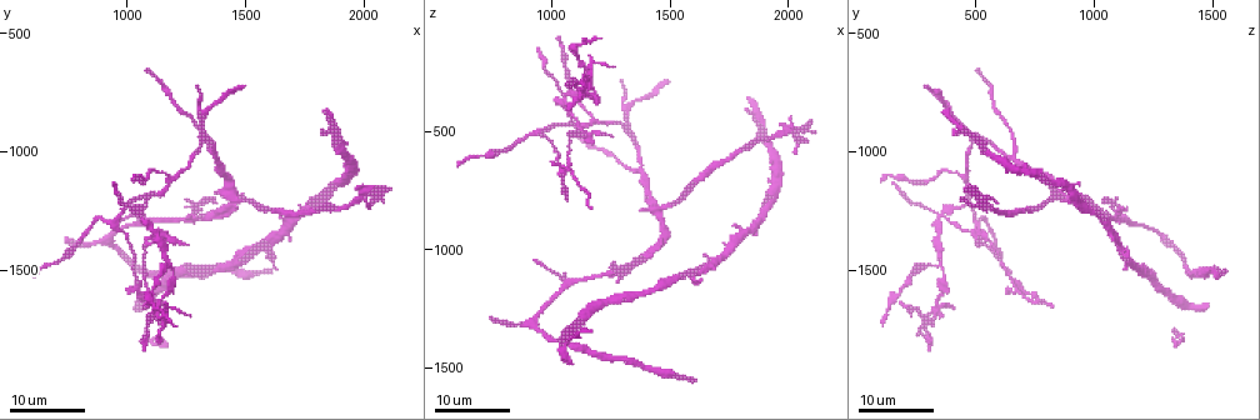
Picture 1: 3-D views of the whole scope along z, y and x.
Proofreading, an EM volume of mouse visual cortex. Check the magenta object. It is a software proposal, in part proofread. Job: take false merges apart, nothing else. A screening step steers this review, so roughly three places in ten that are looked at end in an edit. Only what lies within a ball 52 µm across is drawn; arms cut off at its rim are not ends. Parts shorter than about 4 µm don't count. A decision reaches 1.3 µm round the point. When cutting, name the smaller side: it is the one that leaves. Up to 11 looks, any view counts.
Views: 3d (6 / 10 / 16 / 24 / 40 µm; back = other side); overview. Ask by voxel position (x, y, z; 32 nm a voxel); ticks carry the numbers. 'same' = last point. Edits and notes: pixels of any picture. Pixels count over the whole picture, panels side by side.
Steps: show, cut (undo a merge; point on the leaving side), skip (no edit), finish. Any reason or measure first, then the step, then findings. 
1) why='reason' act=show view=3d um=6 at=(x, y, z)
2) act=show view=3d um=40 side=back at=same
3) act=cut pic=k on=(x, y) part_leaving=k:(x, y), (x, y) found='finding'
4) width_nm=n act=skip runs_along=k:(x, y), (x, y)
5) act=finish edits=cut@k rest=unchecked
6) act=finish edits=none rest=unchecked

act=show view=3d um=24 at=(1320, 960, 490)

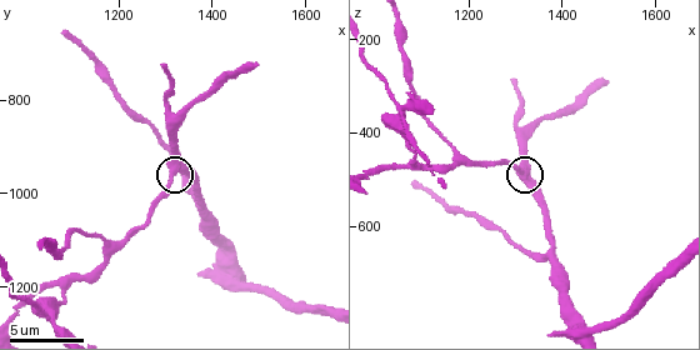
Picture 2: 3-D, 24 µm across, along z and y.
why='closer look' act=show view=3d um=6 at=(1315, 955, 490)

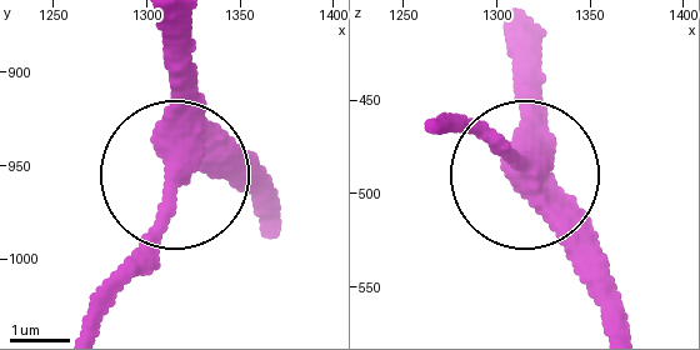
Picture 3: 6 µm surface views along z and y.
act=skip found='continuous, no second neuron'

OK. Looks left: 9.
why='arms part here' act=show view=3d um=10 at=(1170, 1110, 445)

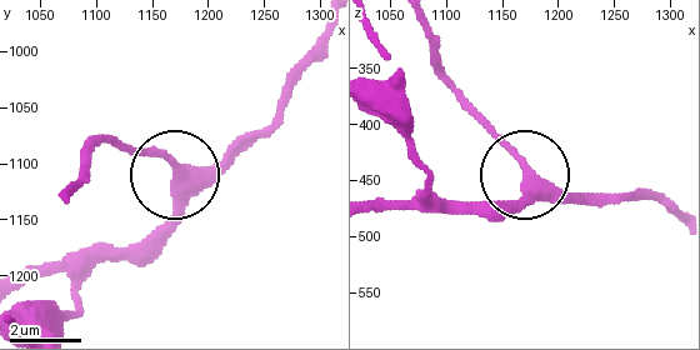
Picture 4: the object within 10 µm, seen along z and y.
side_arm_um=14 act=skip runs_along=4:(329, 26), (284, 108), (204, 168), (185, 170), (108, 138) found='continuous, no second neuron'

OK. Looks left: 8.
why='four arms meet' act=show view=3d um=24 at=(1070, 1270, 370)

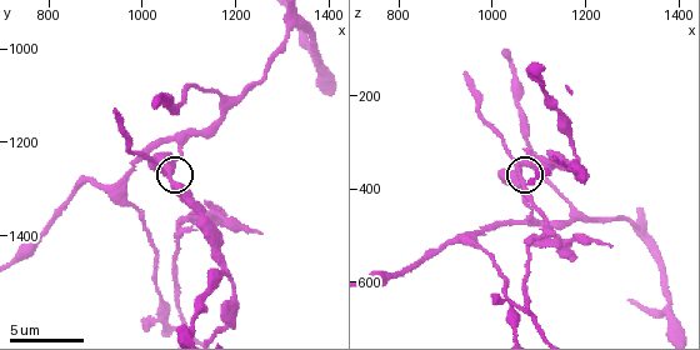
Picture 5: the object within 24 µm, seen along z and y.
why='closer look' act=show view=3d um=6 at=same

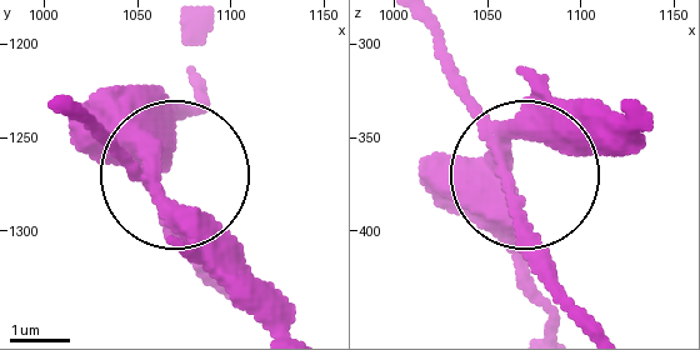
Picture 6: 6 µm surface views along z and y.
act=cut pic=6 on=(518, 219) part_leaving=6:(491, 154), (526, 253), (585, 328) found='a second neuron is stuck on'

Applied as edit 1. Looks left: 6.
act=show view=3d um=24 at=(1460, 1200, 810)

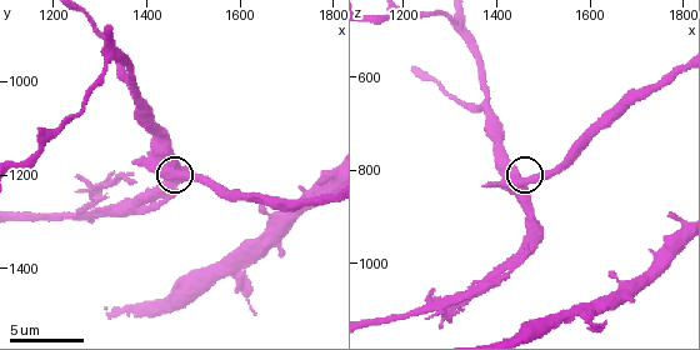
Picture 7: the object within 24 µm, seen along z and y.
act=show view=3d um=6 at=same

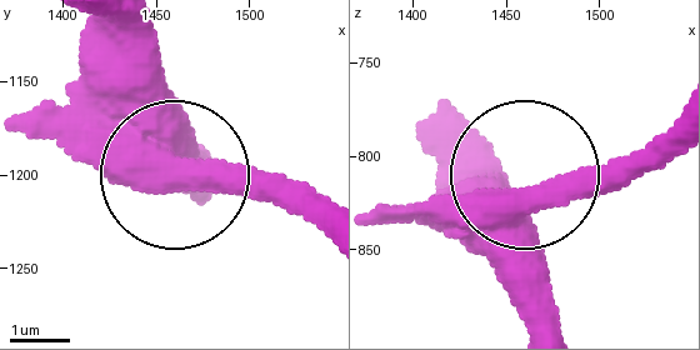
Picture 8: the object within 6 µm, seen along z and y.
act=show view=3d um=6 side=back at=same

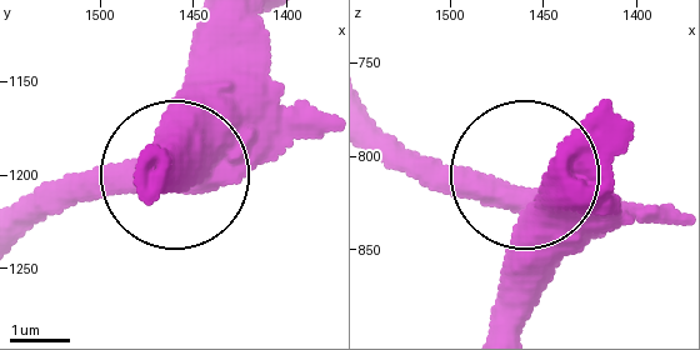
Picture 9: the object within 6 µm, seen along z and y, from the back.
width_nm=490 act=cut pic=9 on=(313, 130) part_leaving=9:(214, 149), (25, 193) found='two neurons meet here'

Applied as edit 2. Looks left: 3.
act=show view=overview

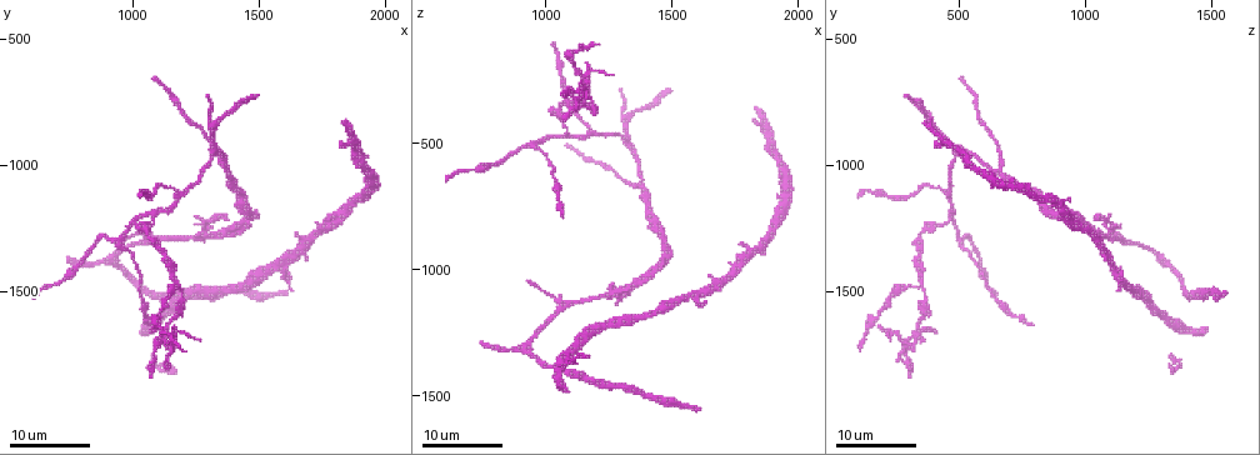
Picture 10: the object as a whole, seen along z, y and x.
why='branch point' act=show view=3d um=24 at=(1320, 840, 400)

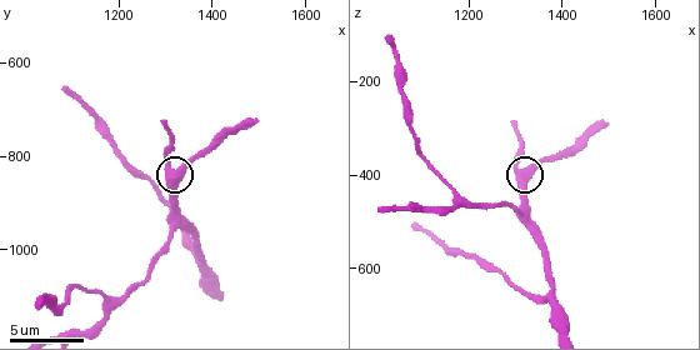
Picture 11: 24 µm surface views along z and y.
act=show view=3d um=6 at=(1320, 840, 390)

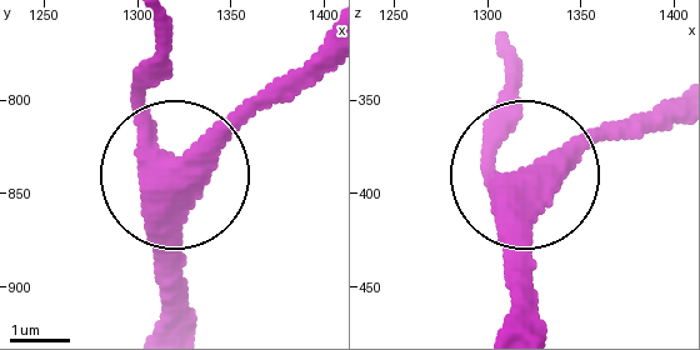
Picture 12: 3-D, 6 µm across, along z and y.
side_arm_um=6 act=skip runs_along=12:(191, 328), (181, 208), (138, 64) found='continuous, no second neuron'

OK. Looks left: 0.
act=finish edits=cut@6,cut@9 rest=unchecked

